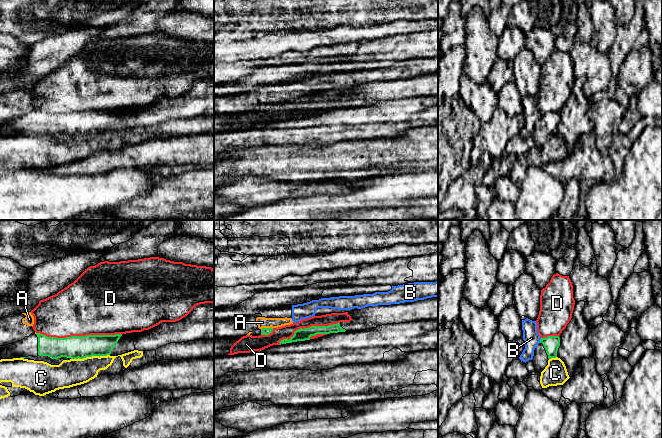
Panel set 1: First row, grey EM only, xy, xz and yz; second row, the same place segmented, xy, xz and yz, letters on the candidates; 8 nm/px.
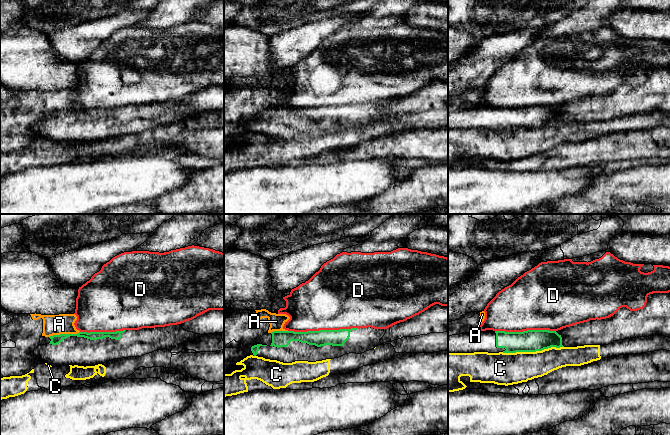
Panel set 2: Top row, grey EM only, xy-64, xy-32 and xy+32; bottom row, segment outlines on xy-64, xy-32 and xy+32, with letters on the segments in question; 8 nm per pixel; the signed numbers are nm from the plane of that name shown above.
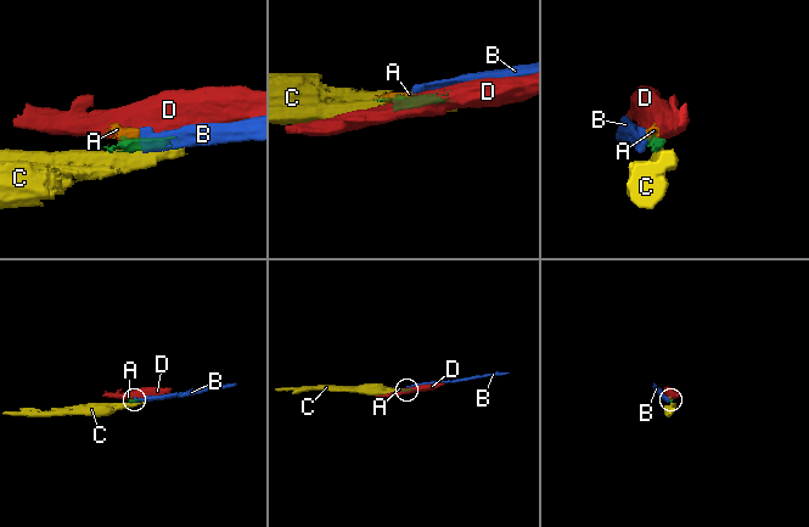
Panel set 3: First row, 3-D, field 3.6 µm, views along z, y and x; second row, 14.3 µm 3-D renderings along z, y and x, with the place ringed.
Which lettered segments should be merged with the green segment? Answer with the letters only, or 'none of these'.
none of these

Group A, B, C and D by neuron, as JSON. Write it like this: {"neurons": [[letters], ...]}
{"neurons": [["A", "B"], ["C"], ["D"]]}

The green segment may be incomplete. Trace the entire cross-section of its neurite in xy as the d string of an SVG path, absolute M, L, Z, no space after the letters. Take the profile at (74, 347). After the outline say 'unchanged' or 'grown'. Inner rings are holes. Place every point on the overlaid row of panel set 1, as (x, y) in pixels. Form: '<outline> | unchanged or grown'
M36 333L21 341L0 346L0 357L24 358L59 365L63 360L118 356L134 350L133 337L122 334L56 338Z | grown

